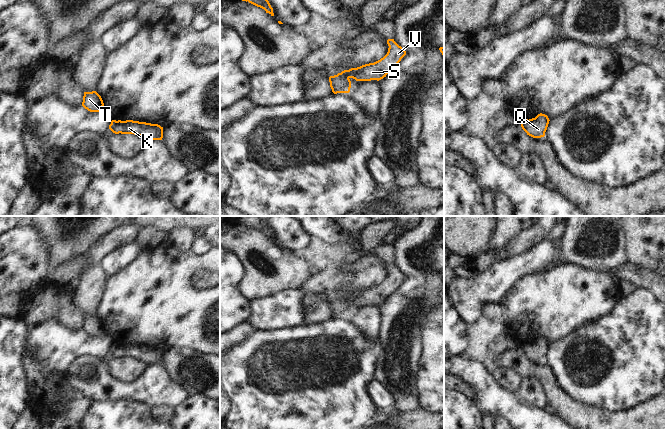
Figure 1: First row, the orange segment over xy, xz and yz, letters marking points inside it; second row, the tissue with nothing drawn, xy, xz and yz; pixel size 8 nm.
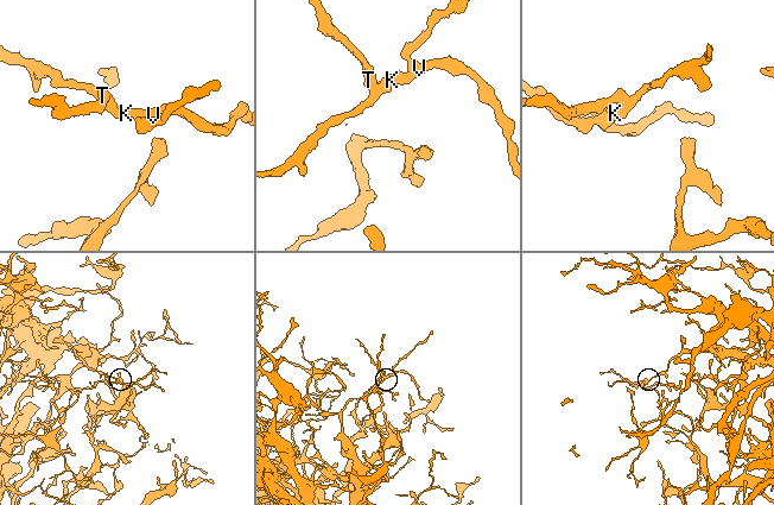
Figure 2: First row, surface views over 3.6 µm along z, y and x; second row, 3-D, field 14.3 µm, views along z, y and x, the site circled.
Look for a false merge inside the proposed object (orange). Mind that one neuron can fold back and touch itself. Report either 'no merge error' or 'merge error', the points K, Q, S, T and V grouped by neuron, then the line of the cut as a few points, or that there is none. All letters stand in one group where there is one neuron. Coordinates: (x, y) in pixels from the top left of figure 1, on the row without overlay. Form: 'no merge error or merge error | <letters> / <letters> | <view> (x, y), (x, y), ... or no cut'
no merge error | K Q S T V | no cut

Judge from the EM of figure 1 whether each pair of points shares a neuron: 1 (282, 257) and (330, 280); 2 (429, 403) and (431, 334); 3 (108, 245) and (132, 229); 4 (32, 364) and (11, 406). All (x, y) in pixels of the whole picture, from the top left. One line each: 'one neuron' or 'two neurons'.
1: two neurons
2: one neuron
3: one neuron
4: two neurons

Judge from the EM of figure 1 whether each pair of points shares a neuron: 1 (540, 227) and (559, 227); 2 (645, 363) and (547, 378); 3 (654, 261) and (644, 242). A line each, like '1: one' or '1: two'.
1: two
2: two
3: one

